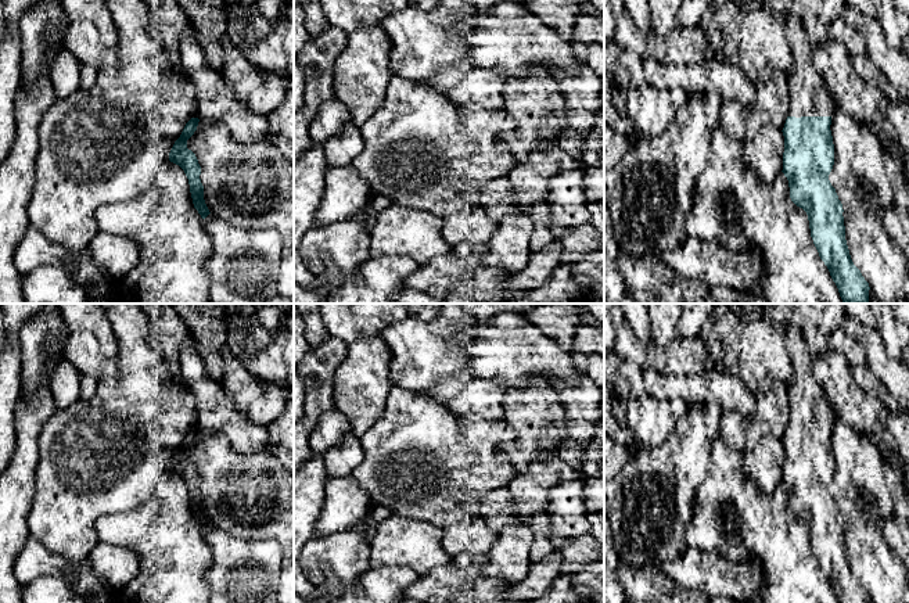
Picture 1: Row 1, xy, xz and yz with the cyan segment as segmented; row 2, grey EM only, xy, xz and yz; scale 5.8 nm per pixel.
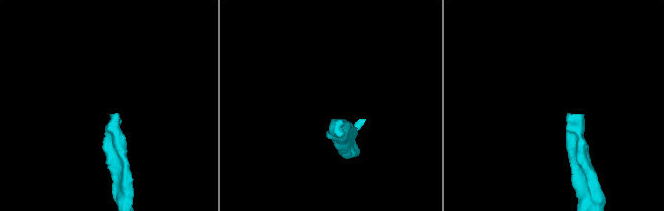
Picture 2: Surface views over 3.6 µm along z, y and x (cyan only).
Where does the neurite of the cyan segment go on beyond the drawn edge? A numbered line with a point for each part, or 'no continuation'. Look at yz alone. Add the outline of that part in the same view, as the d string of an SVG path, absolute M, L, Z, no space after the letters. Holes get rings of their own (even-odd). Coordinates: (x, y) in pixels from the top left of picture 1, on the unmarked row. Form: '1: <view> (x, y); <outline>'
1: yz (808, 406); M782 327L788 351L793 380L787 385L790 394L788 427L831 427L834 413L824 391L816 383L812 369L812 355L808 351L800 327Z

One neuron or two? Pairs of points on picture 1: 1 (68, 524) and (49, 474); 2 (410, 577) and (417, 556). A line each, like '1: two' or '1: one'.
1: one
2: two

